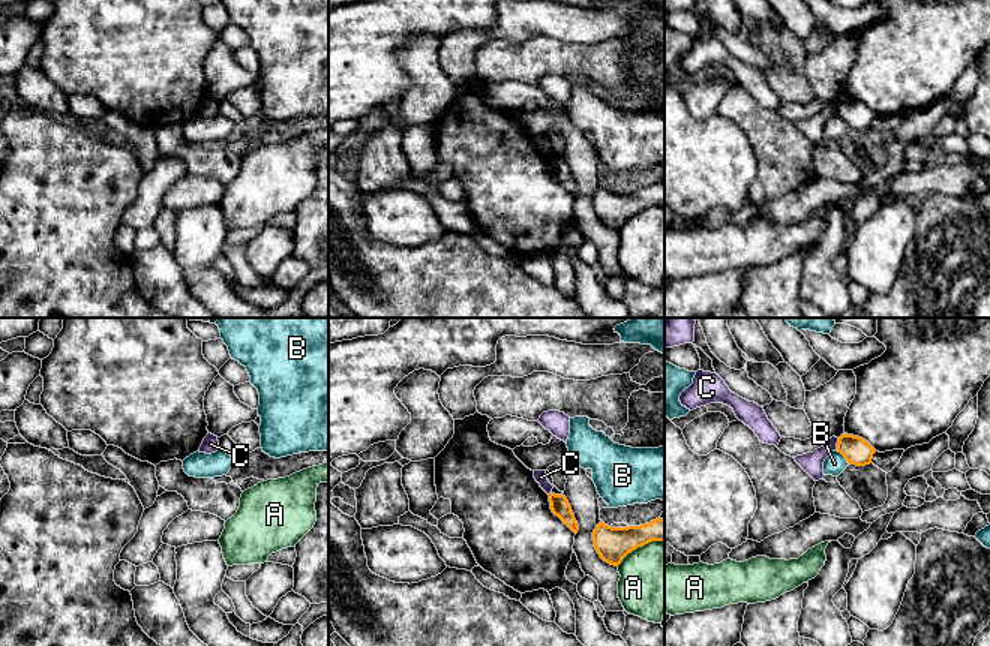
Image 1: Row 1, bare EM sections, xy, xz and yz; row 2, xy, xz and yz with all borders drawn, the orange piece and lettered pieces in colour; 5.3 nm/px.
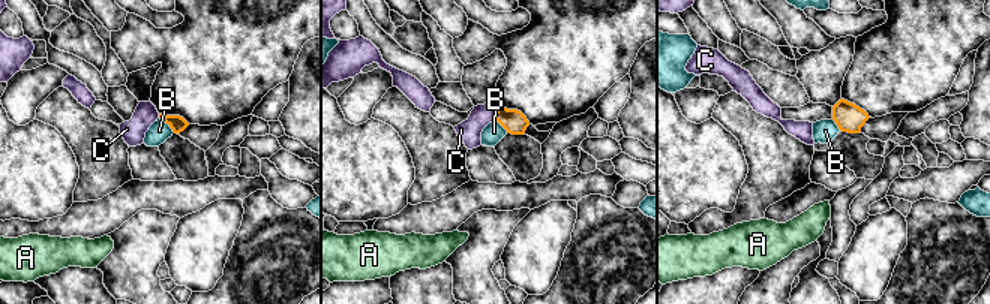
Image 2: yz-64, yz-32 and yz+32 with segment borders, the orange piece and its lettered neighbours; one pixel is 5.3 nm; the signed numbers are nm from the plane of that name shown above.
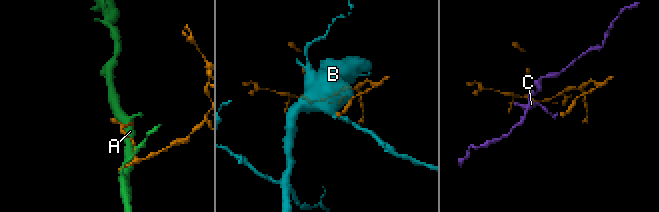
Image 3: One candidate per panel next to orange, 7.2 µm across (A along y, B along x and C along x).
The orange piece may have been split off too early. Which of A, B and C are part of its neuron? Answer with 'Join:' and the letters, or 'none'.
Join: none

